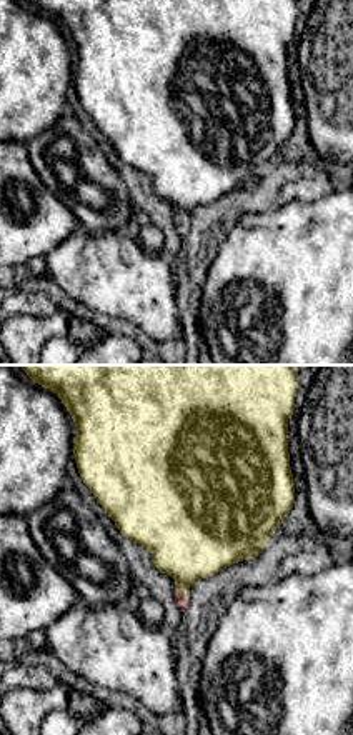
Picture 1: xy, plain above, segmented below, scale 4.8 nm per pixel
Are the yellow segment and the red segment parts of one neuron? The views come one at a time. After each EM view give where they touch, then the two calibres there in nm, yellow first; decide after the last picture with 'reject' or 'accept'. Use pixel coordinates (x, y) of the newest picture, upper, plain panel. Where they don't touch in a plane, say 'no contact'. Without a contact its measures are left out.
contact (185, 220); calibres 380 and 60 nm

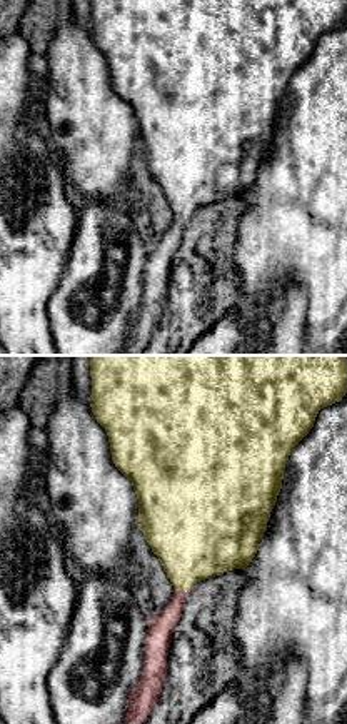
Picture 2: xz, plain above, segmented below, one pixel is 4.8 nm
contact (182, 216); calibres 400 and 120 nm

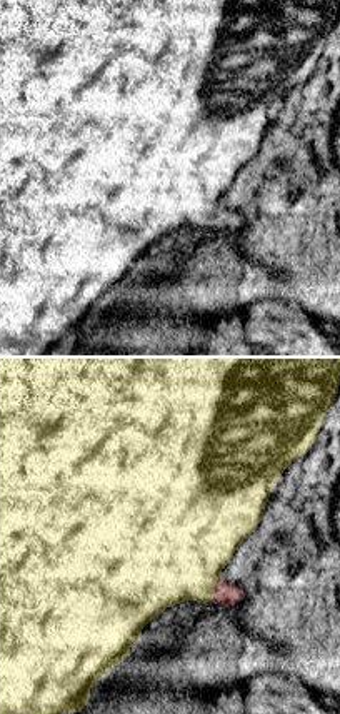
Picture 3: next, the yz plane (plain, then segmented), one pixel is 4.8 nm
contact (214, 216); calibres 460 and 110 nm

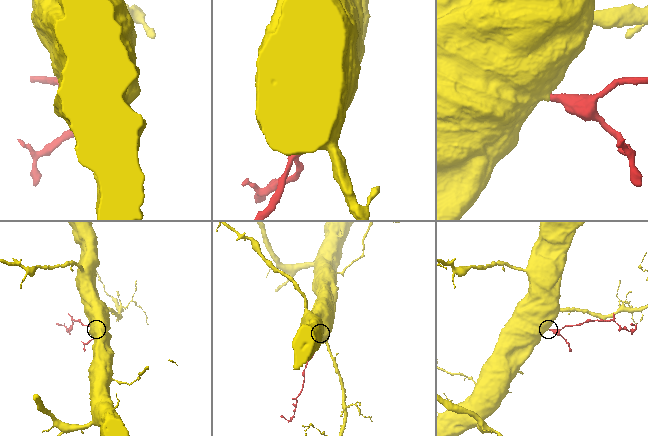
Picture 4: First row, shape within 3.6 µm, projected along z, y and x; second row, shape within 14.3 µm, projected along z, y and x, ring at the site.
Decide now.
accept

